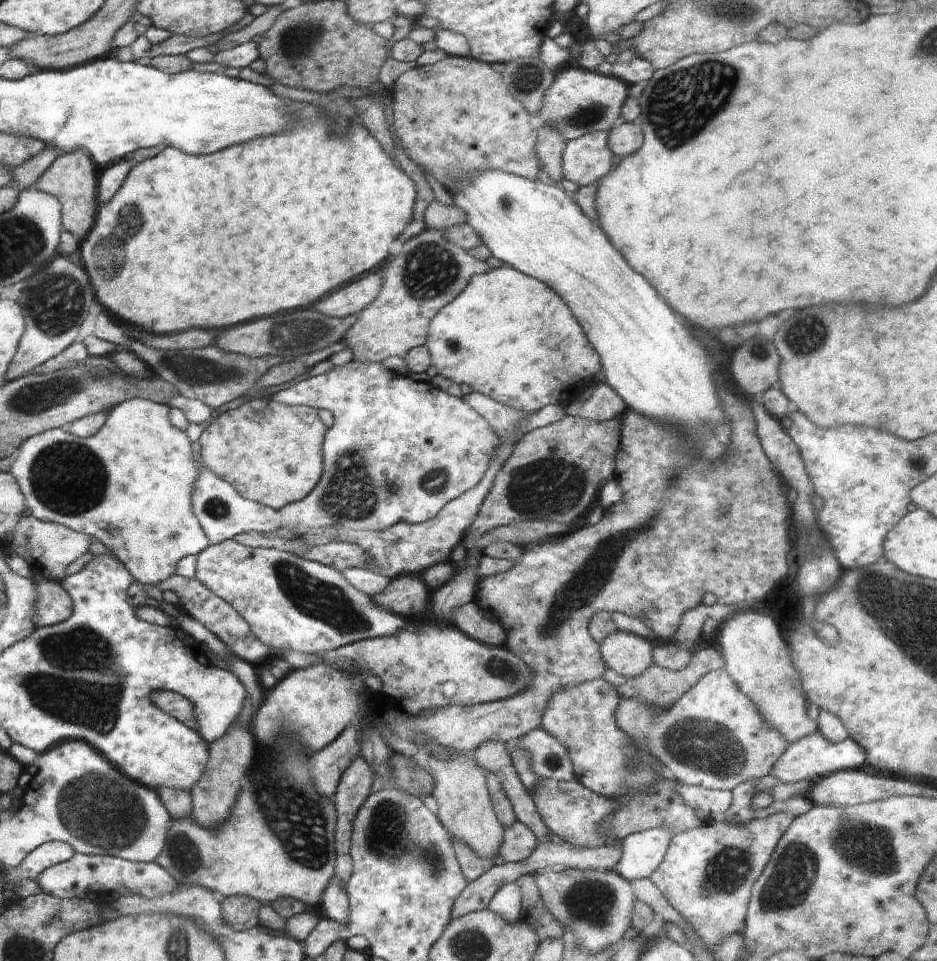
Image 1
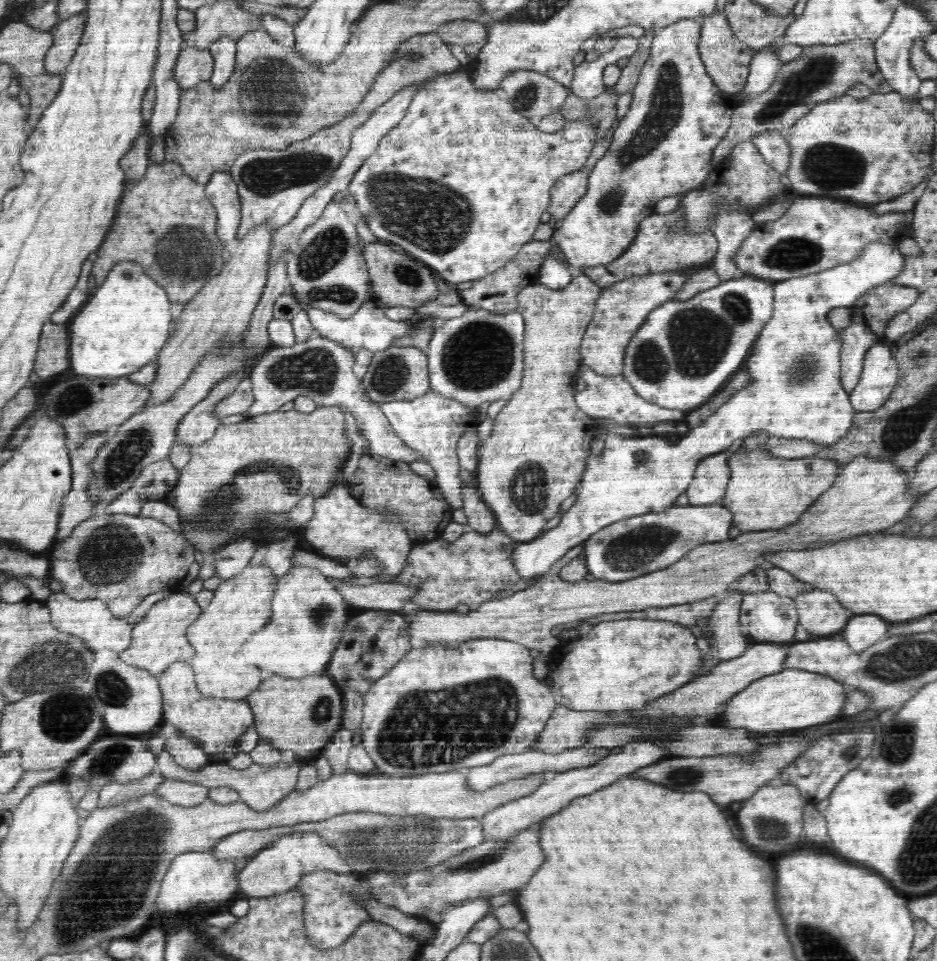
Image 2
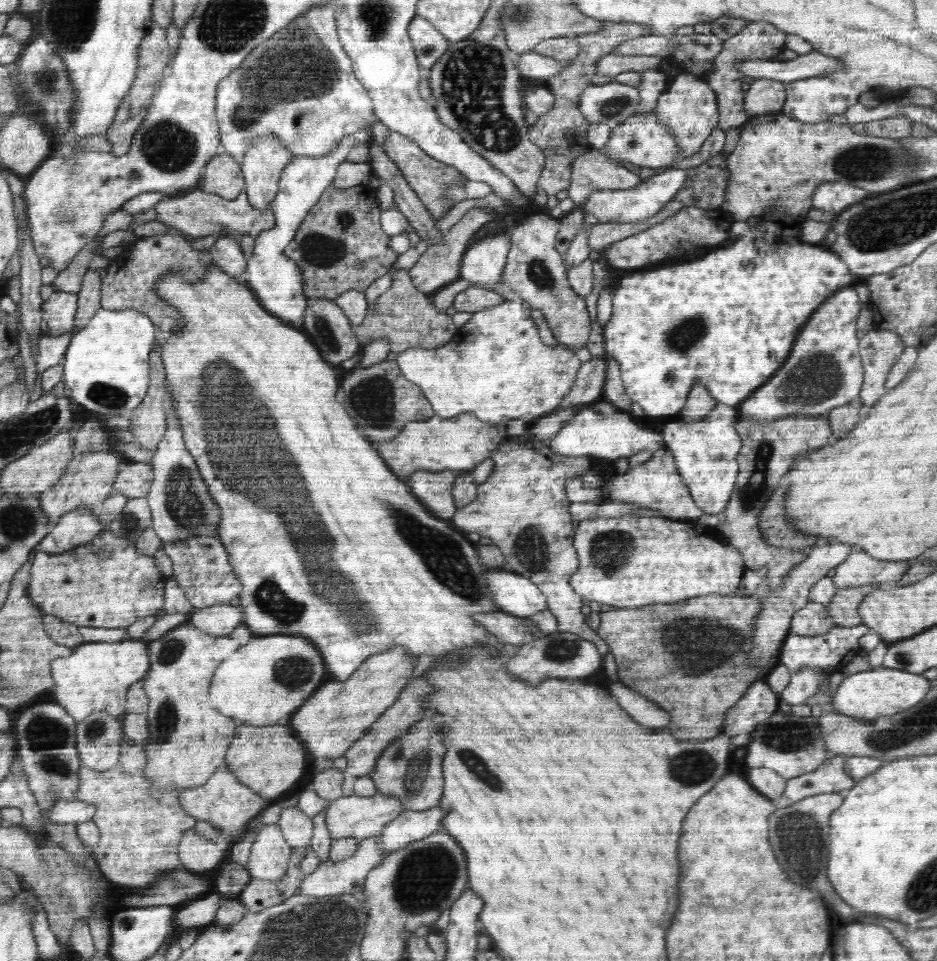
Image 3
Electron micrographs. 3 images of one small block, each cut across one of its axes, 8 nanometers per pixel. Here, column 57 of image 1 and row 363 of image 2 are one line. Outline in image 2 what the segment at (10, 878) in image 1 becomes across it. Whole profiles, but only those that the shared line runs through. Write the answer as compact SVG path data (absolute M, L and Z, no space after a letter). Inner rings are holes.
M886 281L873 286L866 294L861 295L854 306L852 324L840 332L841 337L841 378L840 382L848 394L858 384L867 352L876 345L886 344L887 325L892 318L898 316L908 306L916 302L918 292L912 287L902 286L899 283Z

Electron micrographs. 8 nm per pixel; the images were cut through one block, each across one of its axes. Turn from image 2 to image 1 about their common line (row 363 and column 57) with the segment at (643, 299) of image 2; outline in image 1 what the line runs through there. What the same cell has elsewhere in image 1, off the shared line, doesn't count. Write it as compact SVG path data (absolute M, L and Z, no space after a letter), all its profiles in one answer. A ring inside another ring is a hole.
M42 579L39 586L40 600L36 600L35 624L52 626L63 623L74 614L74 601L59 581Z

